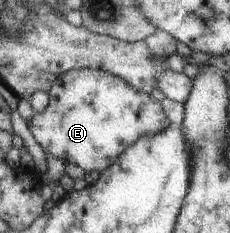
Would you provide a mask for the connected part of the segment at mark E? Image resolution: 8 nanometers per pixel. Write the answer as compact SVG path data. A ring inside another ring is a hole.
M79 68L65 72L51 84L47 95L49 98L47 106L42 112L33 111L31 119L27 121L27 128L45 153L62 160L63 163L75 164L85 173L91 170L101 173L114 164L118 157L142 136L163 132L165 128L171 126L159 102L151 100L149 95L143 92L135 92L121 78L101 70Z

